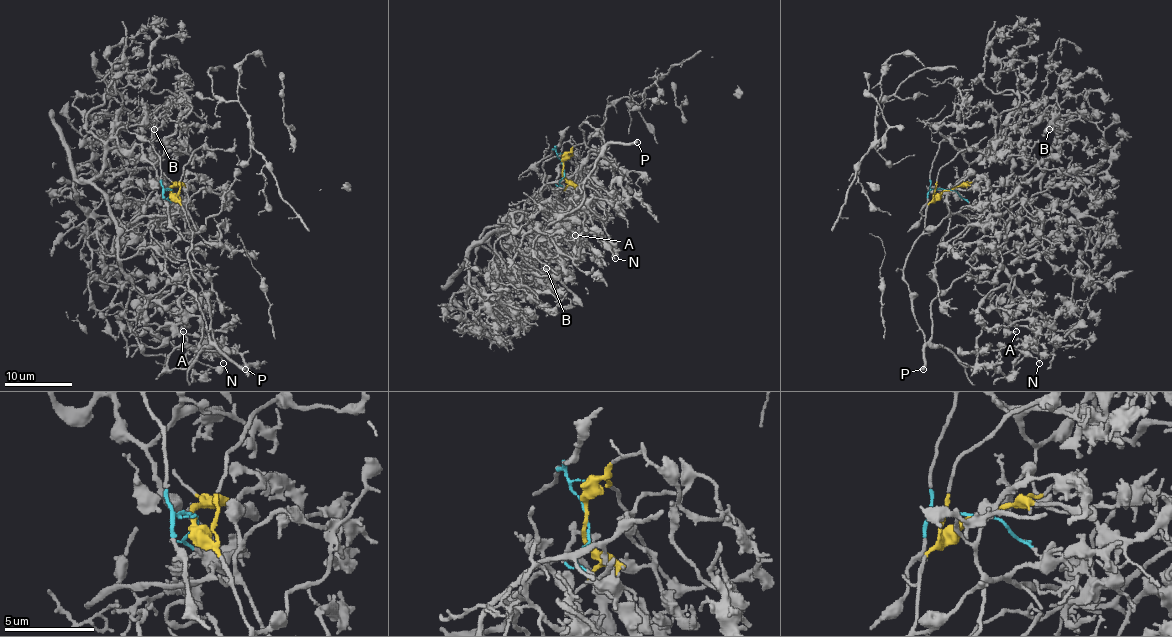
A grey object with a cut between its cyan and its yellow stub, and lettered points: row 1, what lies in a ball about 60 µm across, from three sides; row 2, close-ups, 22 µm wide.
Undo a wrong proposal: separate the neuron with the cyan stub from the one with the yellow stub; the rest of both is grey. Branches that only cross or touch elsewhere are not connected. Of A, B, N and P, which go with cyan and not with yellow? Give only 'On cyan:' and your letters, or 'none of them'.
On cyan: A, B

